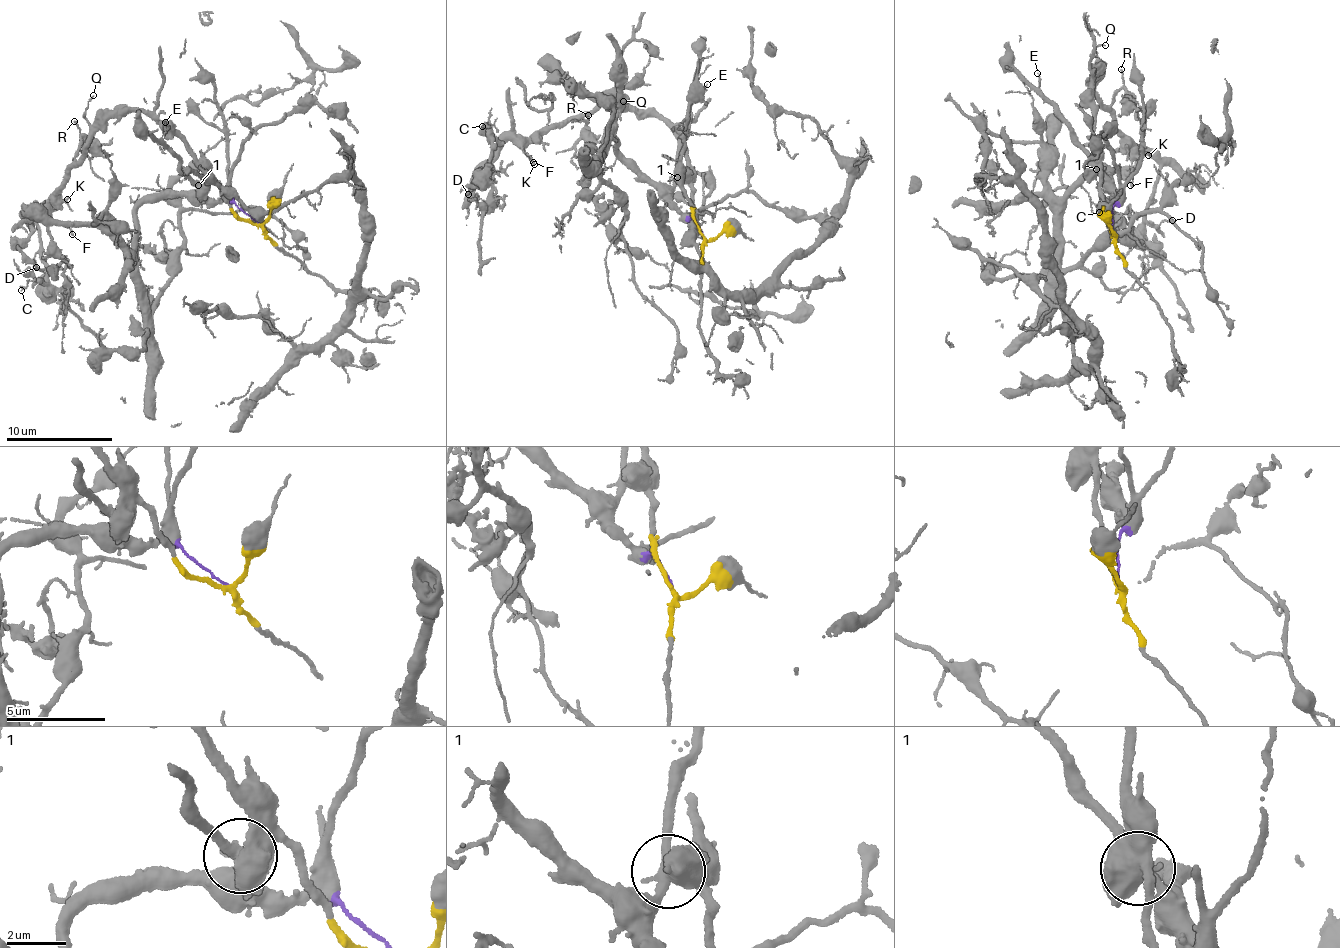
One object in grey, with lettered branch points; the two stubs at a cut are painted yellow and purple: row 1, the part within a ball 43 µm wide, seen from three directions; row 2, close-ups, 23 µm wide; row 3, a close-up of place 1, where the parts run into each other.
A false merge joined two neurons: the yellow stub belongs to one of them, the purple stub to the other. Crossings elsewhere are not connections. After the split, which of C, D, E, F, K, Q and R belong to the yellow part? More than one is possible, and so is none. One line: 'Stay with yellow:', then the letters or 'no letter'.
Stay with yellow: C, D, F, K, Q, R

